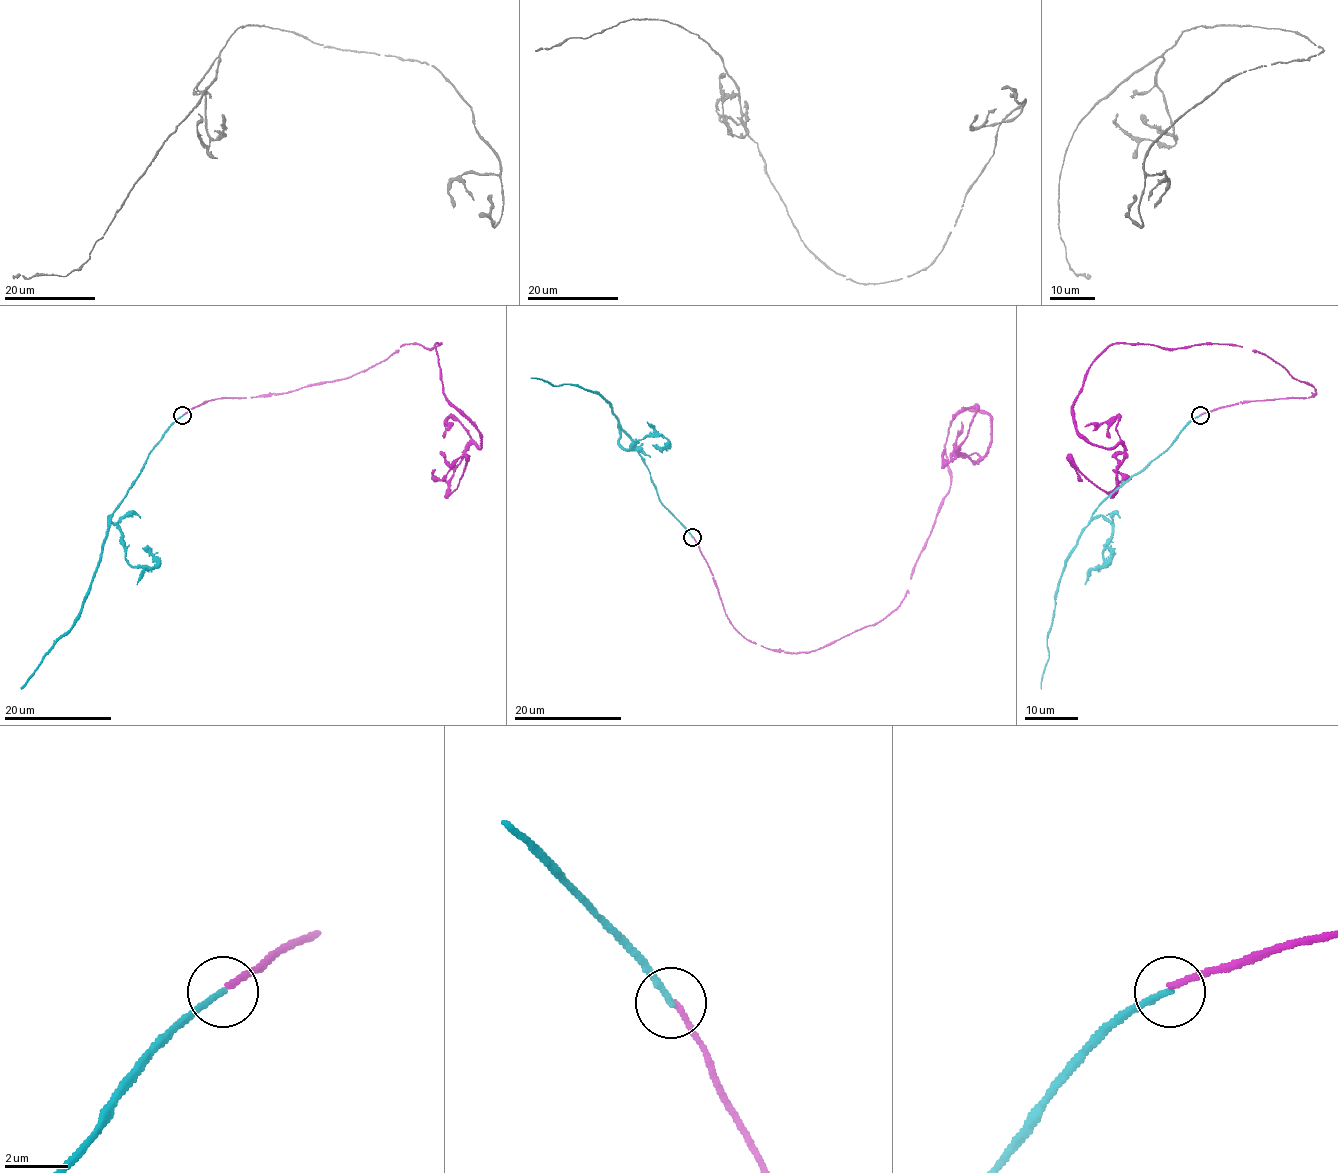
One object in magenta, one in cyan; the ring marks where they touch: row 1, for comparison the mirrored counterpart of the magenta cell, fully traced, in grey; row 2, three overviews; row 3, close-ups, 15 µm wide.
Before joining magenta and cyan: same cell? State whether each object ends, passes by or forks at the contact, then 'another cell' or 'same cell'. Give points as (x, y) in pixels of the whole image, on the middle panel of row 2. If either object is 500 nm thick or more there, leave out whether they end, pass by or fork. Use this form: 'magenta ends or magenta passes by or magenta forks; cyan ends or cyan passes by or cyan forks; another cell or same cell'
magenta ends; cyan ends; another cell

